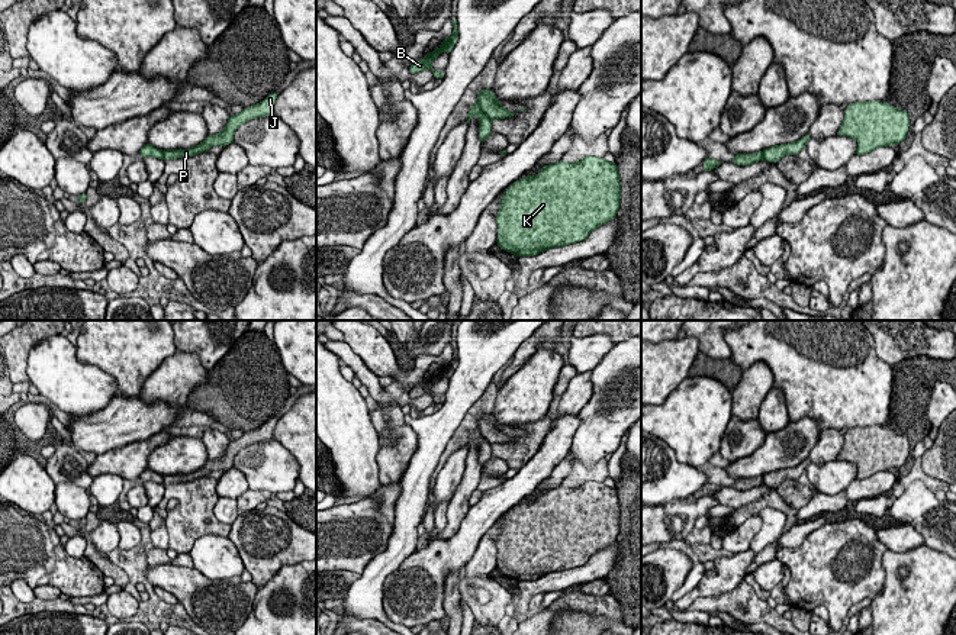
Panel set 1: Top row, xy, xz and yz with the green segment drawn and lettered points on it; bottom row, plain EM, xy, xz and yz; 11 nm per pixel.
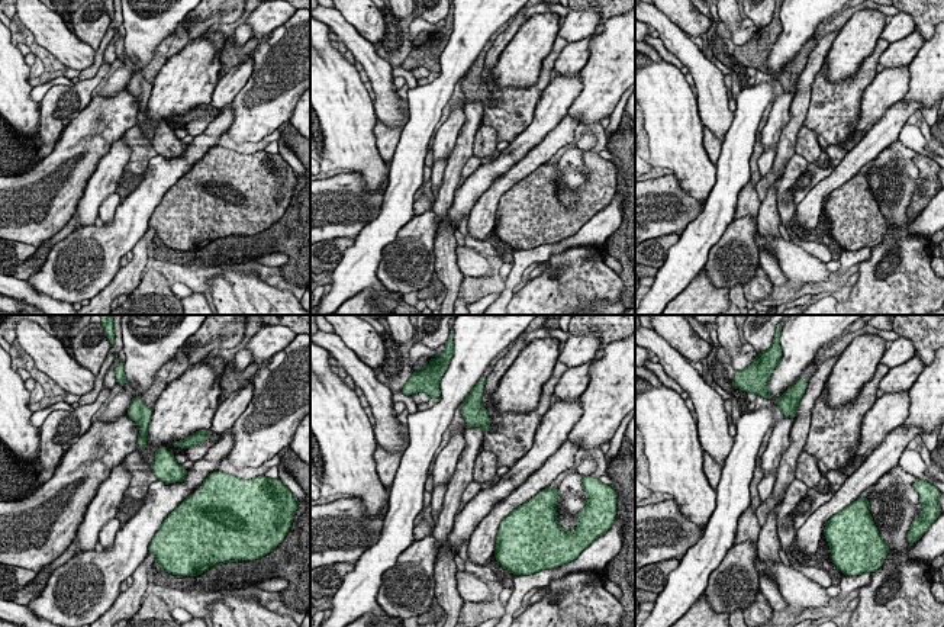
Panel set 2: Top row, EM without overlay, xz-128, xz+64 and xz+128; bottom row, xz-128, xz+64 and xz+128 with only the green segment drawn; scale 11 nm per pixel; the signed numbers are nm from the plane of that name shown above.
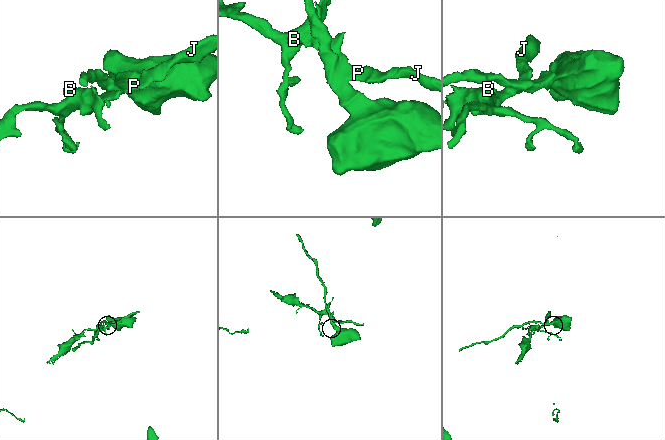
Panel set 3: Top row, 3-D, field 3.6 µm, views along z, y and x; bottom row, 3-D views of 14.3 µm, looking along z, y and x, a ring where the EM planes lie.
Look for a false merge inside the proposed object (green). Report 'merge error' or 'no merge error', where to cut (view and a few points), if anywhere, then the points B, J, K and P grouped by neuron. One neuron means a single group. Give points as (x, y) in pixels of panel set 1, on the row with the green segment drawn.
merge error | xz (478, 102), (489, 119) | B J P / K

